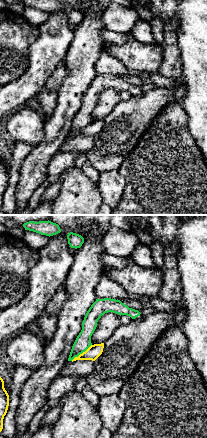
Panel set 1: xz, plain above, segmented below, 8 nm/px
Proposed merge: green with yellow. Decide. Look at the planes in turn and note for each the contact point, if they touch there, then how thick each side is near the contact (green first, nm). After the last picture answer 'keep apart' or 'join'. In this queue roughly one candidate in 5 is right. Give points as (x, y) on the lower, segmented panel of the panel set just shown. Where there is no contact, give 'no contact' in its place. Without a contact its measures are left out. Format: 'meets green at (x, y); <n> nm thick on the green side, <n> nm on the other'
meets green at (81, 353); 130 nm thick on the green side, 110 nm on the other

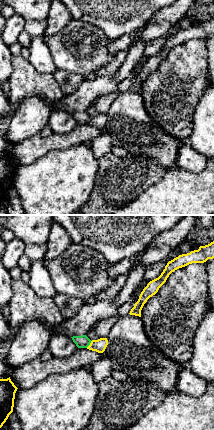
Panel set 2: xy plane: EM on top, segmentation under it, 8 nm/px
meets green at (89, 344); 100 nm thick on the green side, 100 nm on the other

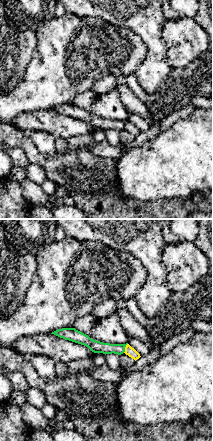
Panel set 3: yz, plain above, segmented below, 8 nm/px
meets green at (124, 348); 100 nm thick on the green side, 80 nm on the other

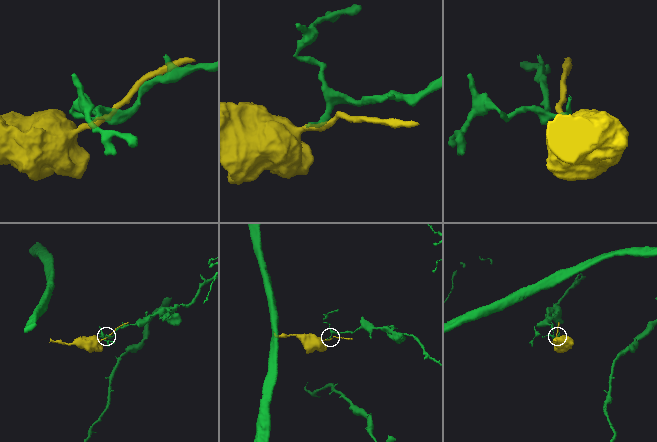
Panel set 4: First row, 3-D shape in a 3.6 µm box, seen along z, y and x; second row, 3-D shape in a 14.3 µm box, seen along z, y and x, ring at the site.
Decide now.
keep apart

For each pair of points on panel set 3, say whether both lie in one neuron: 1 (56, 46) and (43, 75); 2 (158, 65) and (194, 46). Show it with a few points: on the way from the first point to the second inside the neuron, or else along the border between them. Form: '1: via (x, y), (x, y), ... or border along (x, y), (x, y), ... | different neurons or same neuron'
1: via (56, 53), (56, 62), (50, 68) | same neuron
2: border along (162, 37), (166, 43), (166, 60), (171, 69) | different neurons

